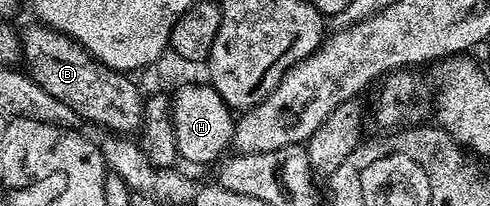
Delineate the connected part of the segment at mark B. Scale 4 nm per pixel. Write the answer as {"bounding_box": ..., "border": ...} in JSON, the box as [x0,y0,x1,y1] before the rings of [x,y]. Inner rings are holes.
{"bounding_box":[22,23,144,135],"border":[[[32,23],[28,30],[22,33],[23,60],[28,63],[27,72],[36,81],[38,87],[43,91],[49,92],[54,98],[61,100],[72,108],[80,117],[81,122],[92,125],[101,125],[104,129],[116,135],[132,135],[141,128],[144,115],[144,101],[140,93],[136,90],[136,85],[131,80],[131,76],[117,73],[110,69],[105,69],[92,54],[87,53],[84,48],[73,37],[67,37],[57,29],[50,29],[46,25]]]}

